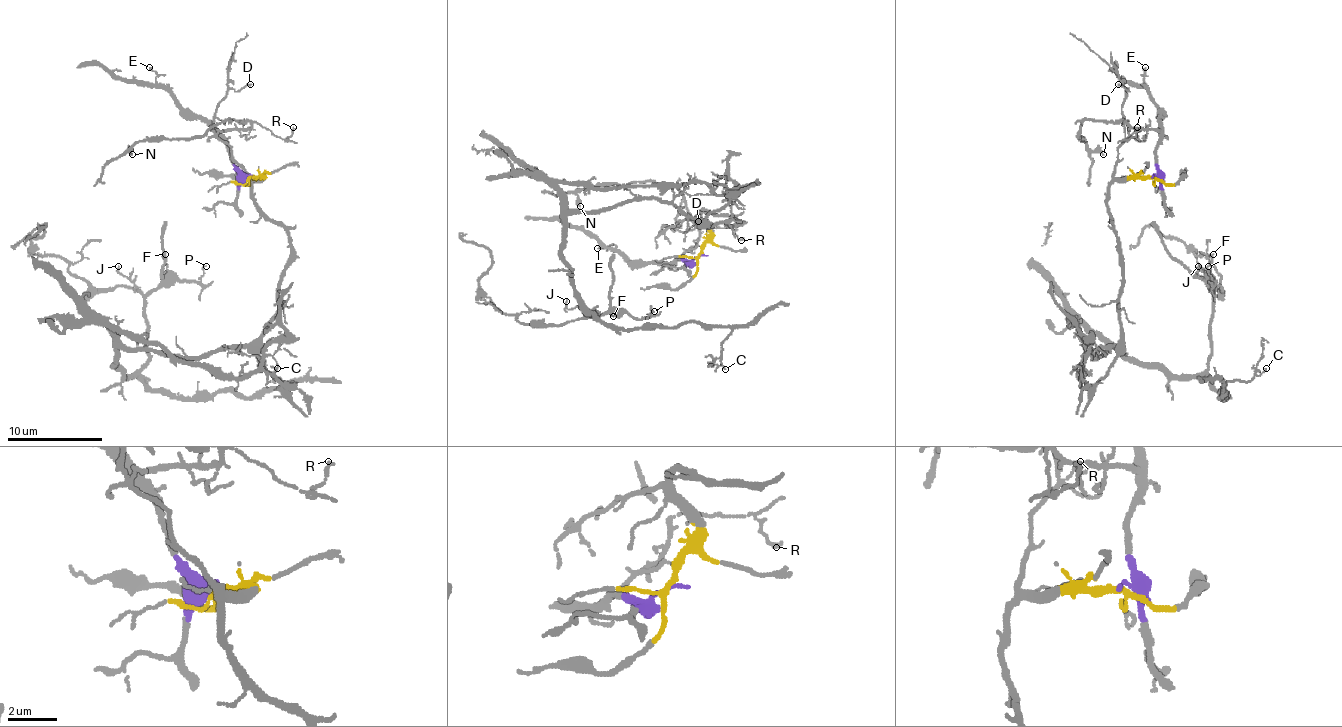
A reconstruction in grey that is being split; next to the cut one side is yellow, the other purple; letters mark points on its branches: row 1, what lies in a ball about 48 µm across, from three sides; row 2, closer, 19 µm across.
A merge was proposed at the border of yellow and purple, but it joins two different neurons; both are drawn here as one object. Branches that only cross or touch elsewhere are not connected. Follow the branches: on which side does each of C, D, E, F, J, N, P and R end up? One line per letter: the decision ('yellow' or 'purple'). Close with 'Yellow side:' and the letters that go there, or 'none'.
C: yellow
D: yellow
E: purple
F: yellow
J: yellow
N: purple
P: yellow
R: purple
Yellow side: C, D, F, J, P

